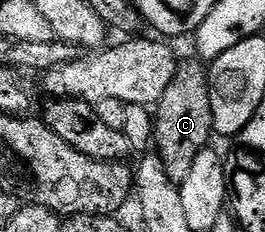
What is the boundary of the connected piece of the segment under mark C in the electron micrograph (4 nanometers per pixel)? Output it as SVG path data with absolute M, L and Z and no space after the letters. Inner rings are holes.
M198 59L183 60L175 77L169 82L169 88L159 99L154 109L155 139L153 148L161 158L169 178L181 182L189 174L197 154L208 147L213 140L213 106L209 98L211 82L209 72Z

